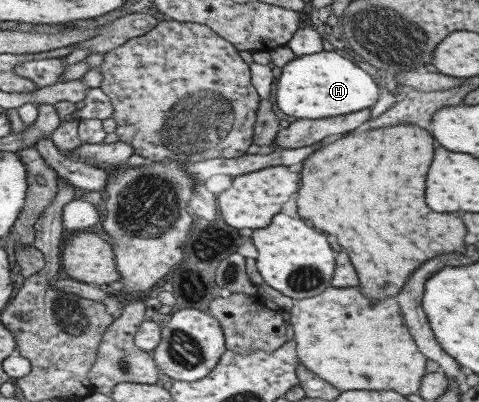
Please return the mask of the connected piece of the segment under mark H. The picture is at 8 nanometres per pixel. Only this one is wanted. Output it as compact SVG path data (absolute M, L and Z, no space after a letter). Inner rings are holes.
M323 49L295 56L283 65L276 80L275 105L285 115L296 119L324 119L371 108L379 96L379 89L371 77L351 59Z

